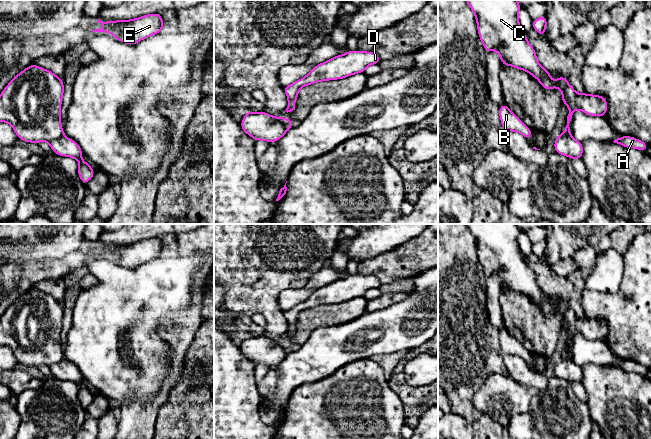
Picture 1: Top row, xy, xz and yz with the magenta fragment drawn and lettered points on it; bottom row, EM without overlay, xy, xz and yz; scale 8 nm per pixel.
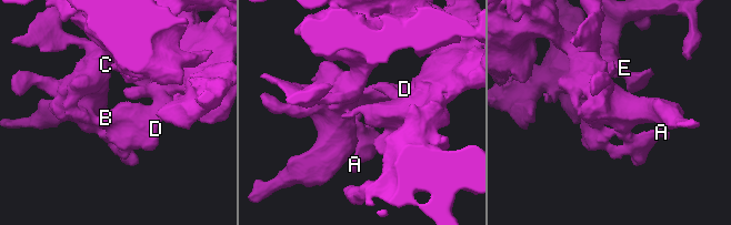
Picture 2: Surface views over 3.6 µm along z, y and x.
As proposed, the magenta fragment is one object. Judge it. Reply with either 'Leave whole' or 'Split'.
Split

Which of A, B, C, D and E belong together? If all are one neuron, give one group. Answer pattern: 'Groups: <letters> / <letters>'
Groups: A B D E / C

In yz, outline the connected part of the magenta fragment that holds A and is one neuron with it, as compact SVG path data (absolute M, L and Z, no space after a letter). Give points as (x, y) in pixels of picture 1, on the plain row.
M621 360L613 365L614 367L621 368L625 372L634 372L641 375L647 375L648 369L632 360Z

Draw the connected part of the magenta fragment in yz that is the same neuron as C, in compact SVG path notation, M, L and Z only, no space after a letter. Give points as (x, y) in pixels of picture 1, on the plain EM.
M465 224L474 236L479 262L482 265L485 276L496 274L501 281L502 289L512 290L528 296L535 301L545 314L551 314L558 311L562 317L562 329L567 328L569 338L567 340L567 349L562 359L571 360L570 345L576 333L582 334L585 338L599 340L604 342L608 328L606 322L600 319L587 317L577 317L569 308L566 301L560 299L556 306L551 304L550 295L544 293L537 284L536 276L526 263L524 256L518 245L518 237L523 233L517 224Z

